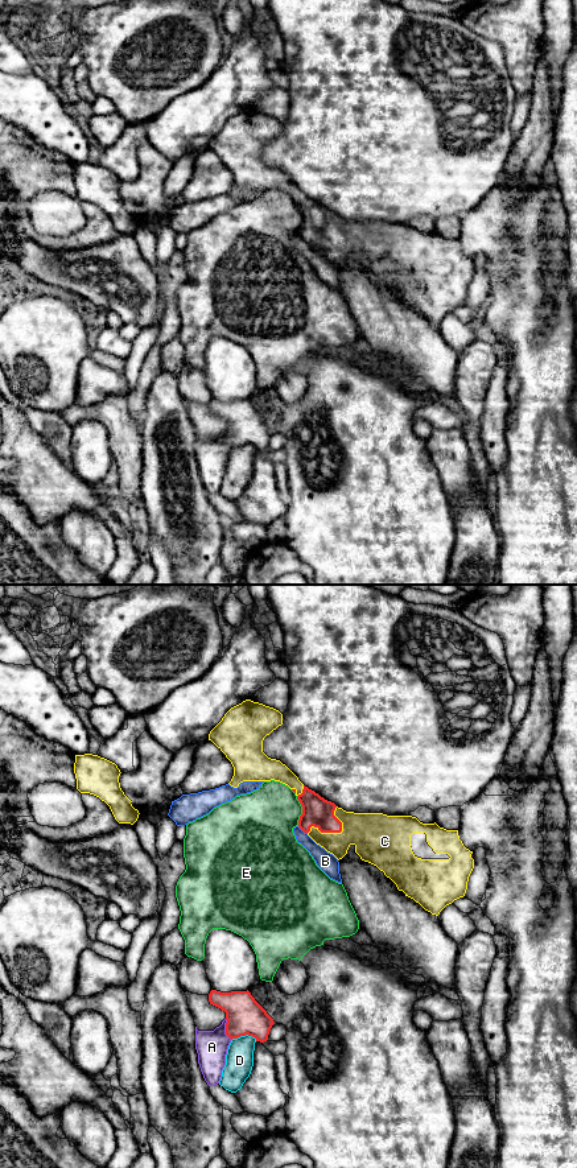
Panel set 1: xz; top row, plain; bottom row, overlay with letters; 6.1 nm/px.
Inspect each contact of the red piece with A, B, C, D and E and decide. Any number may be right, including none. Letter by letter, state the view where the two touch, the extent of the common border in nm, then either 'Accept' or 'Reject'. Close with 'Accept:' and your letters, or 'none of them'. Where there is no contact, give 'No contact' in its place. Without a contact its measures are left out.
A: Touches red in xz. Shared border 130 nm. Reject
B: Touches red in xz. Shared border 80 nm. Reject
C: Touches red in xz. Shared border 260 nm. Accept
D: Touches red in xz. Shared border 160 nm. Reject
E: Touches red in xz. Shared border 180 nm. Reject
Accept: C

